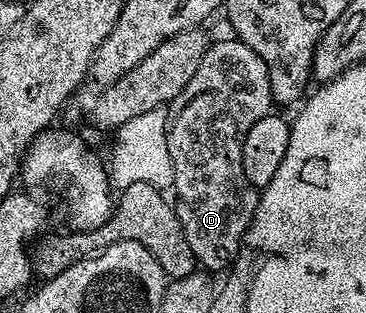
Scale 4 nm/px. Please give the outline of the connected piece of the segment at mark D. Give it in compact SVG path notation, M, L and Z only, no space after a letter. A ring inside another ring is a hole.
M229 37L230 39L222 39L219 43L211 42L206 48L204 57L200 61L200 66L196 68L196 74L192 76L192 81L188 81L188 85L184 85L184 89L180 89L180 93L168 105L168 118L166 121L166 136L168 137L168 153L172 157L172 169L174 170L173 194L178 194L176 198L176 210L180 217L180 225L184 225L184 237L188 237L188 246L192 248L197 266L205 269L207 272L215 273L223 267L223 269L231 266L232 260L238 254L242 238L248 228L252 217L256 213L256 205L258 204L259 192L248 181L248 177L244 173L244 161L242 160L242 146L244 145L244 137L248 133L248 129L252 129L252 125L256 125L256 121L260 121L260 117L271 114L272 100L270 98L270 78L268 77L268 69L264 65L262 58L258 56L252 48L244 45L241 39L237 37Z

